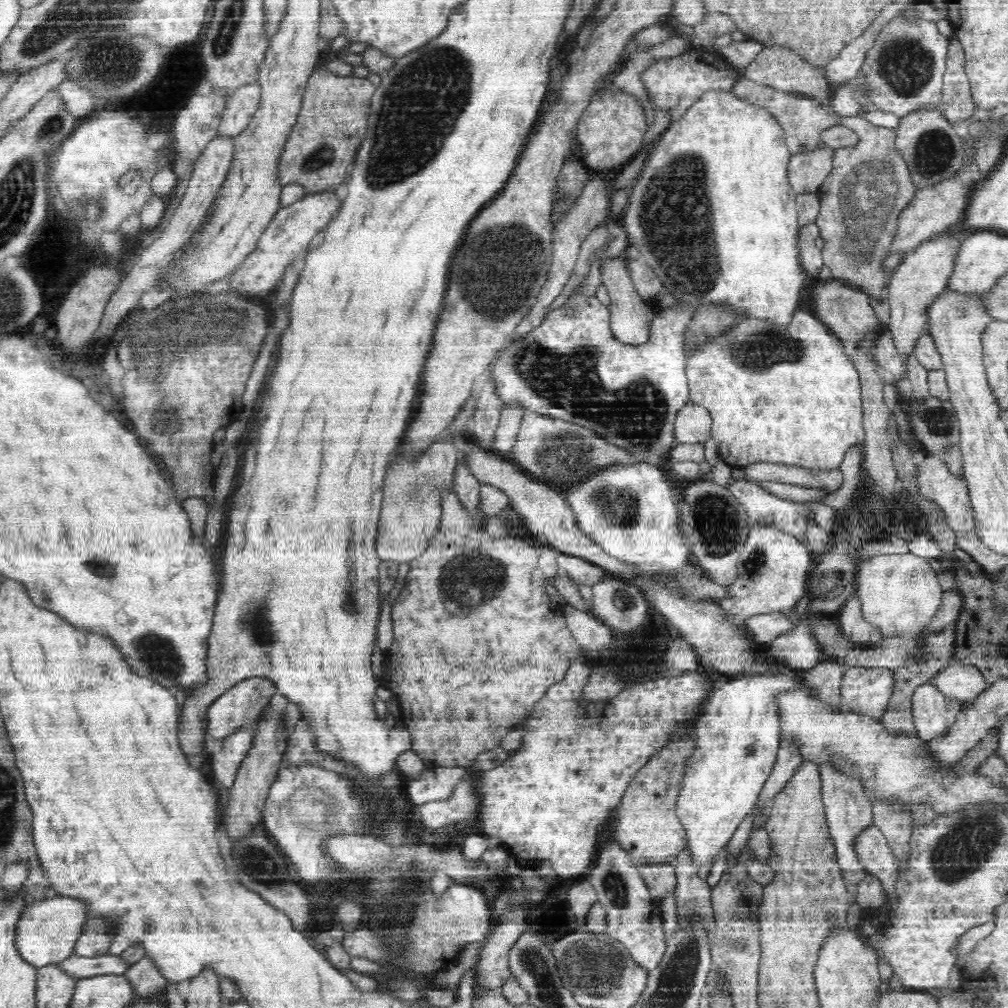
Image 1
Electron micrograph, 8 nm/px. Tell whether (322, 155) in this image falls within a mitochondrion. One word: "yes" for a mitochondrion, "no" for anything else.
yes

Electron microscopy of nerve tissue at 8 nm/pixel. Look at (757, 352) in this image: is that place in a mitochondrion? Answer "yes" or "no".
yes

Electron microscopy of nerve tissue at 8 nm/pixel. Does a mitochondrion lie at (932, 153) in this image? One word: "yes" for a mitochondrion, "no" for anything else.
yes

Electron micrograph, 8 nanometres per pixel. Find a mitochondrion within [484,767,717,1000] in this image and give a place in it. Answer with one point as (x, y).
(593, 965)

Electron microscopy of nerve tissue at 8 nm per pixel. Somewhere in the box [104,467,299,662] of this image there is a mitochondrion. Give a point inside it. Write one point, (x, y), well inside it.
(255, 623)

